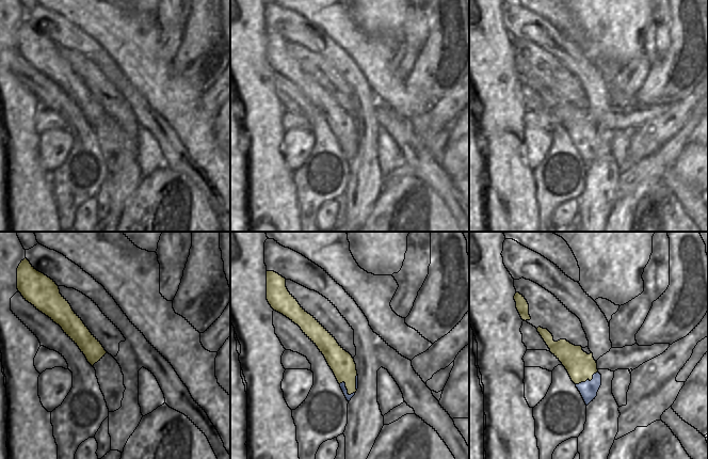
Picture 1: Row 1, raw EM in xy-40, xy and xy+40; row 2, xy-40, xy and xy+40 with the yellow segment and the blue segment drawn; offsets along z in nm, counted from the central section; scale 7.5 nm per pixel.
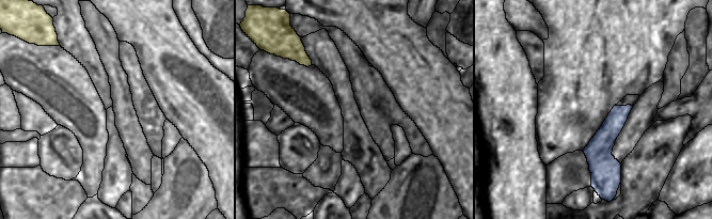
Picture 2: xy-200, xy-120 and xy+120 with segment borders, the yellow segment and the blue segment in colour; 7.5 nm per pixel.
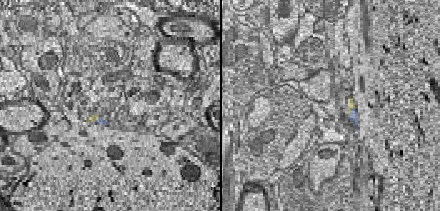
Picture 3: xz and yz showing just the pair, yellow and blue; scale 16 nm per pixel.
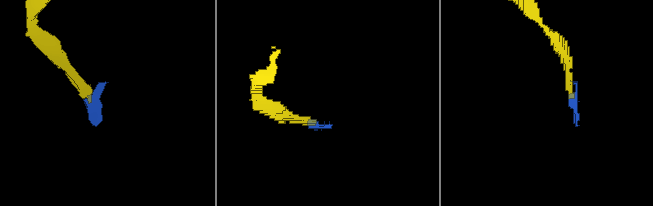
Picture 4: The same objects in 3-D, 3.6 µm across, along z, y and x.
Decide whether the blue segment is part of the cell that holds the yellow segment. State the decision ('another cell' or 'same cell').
another cell

